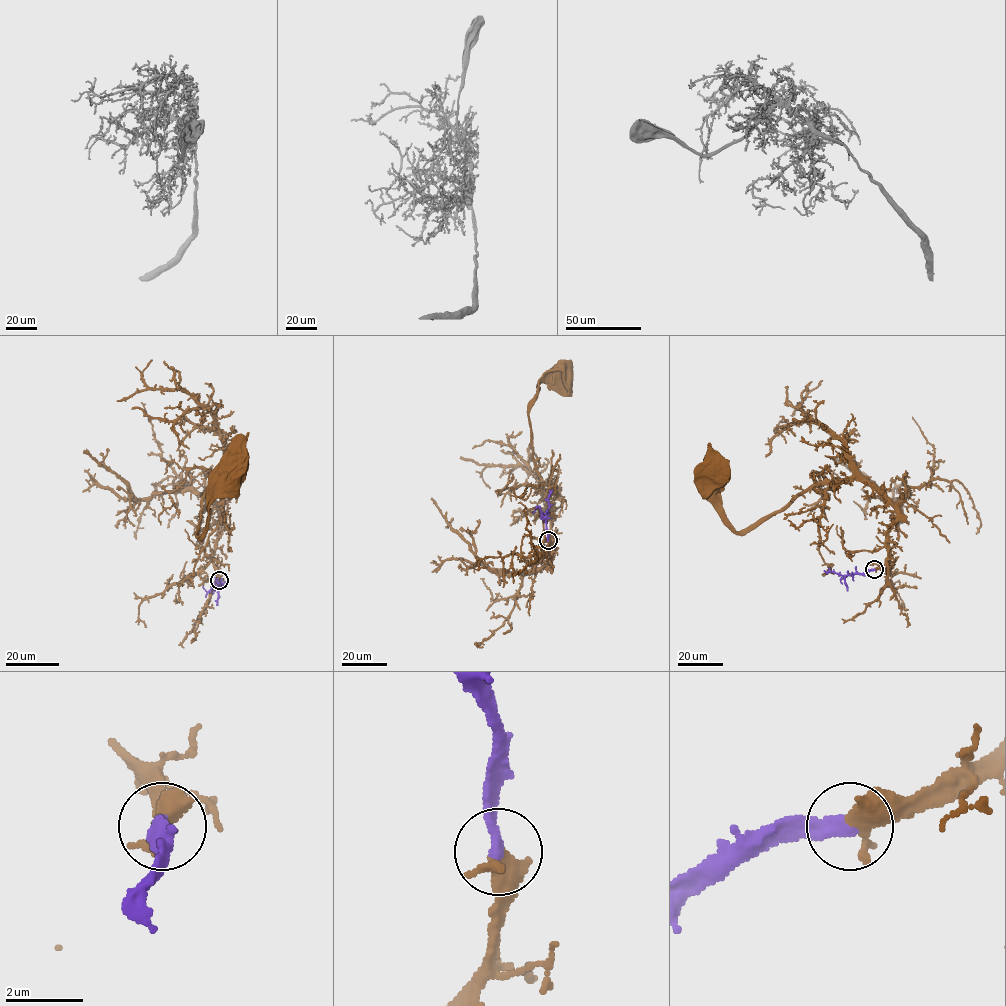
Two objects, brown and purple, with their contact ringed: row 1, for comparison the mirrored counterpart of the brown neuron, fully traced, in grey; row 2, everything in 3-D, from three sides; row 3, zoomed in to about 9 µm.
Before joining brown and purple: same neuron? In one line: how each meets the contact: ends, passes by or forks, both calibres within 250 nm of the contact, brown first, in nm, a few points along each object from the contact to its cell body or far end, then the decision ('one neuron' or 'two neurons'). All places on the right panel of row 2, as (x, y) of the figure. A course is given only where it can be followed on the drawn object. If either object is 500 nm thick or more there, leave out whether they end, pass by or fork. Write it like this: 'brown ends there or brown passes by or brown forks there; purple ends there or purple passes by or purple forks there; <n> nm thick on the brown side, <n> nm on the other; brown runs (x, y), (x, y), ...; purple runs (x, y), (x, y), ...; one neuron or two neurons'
brown passes by; purple ends there; 400 nm thick on the brown side, 320 nm on the other; brown runs (874, 569), (887, 556), (897, 512), (870, 484), (832, 479), (735, 531), (706, 476); purple runs (874, 569), (842, 576), (824, 570); one neuron

